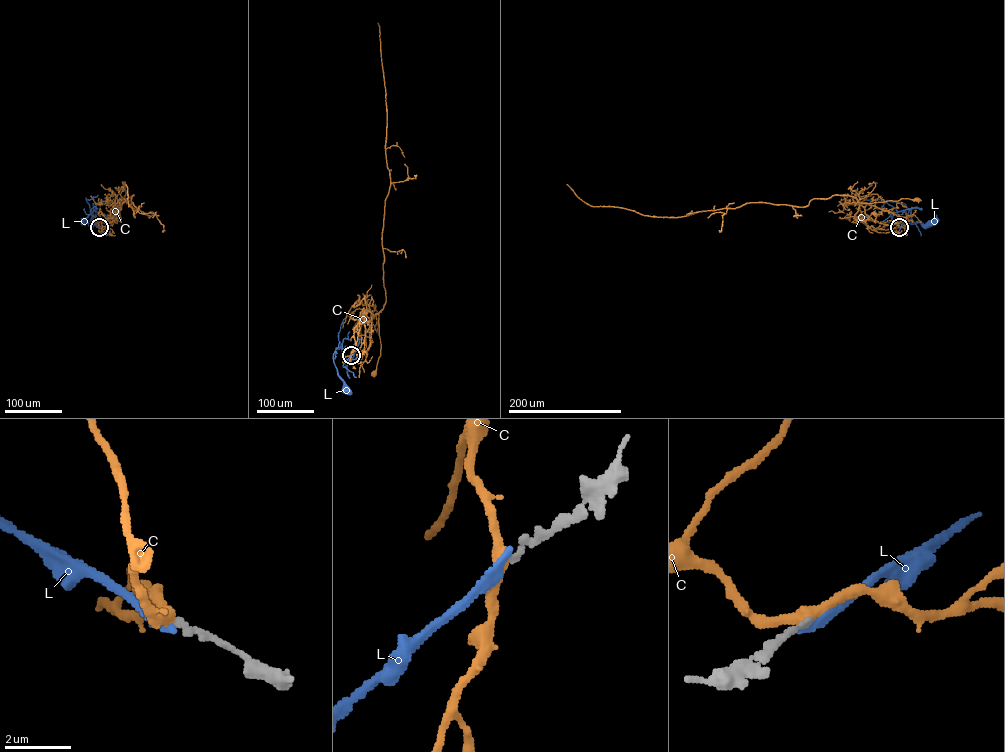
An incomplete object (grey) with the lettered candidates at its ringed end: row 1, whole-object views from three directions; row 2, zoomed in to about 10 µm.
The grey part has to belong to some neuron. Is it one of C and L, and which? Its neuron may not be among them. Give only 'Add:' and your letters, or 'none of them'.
Add: L

